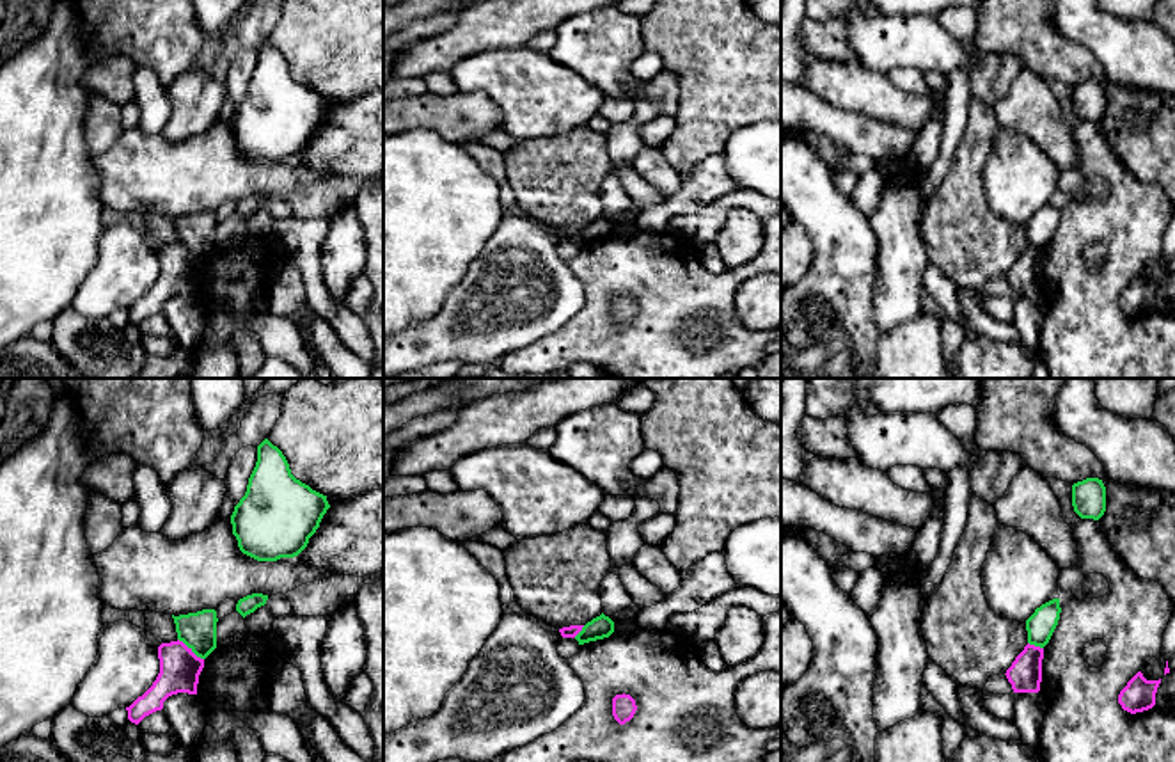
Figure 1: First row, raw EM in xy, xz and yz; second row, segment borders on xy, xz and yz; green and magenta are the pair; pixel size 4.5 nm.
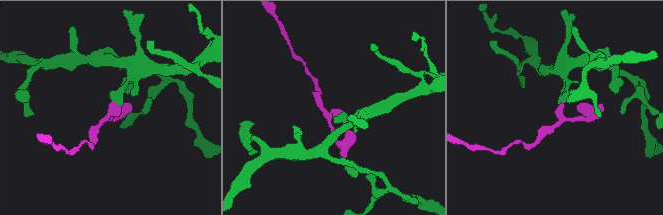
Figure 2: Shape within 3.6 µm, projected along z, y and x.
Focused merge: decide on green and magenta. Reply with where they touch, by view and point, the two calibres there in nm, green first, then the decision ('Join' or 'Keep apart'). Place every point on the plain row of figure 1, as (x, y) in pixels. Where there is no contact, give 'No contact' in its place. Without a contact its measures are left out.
Touches green at xy (190, 249). Thickness 170 nm (green) against 190 nm. Keep apart

